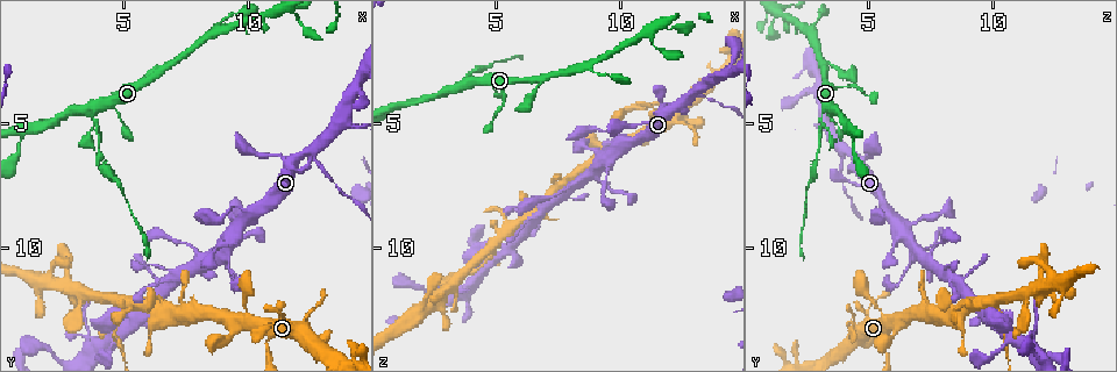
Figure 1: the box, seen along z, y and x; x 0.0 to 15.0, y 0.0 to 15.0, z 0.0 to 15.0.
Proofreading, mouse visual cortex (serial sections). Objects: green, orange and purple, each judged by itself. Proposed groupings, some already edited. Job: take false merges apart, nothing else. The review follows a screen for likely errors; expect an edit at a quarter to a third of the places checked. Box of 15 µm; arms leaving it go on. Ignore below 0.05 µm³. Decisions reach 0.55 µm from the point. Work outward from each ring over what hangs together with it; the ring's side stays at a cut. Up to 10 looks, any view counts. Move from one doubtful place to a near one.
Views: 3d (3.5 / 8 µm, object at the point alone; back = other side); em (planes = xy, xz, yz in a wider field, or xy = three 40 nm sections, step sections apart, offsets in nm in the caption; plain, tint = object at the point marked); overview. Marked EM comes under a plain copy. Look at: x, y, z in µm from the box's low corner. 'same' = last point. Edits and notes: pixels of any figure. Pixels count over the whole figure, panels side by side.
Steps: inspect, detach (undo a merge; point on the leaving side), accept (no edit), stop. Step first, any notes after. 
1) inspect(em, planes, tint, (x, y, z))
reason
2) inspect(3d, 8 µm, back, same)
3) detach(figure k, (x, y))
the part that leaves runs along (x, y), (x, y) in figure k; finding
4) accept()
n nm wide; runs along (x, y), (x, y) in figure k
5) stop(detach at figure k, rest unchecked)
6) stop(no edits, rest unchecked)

inspect(3d, 8 µm, (4.8, 12.2, 10.0))
three arms meet

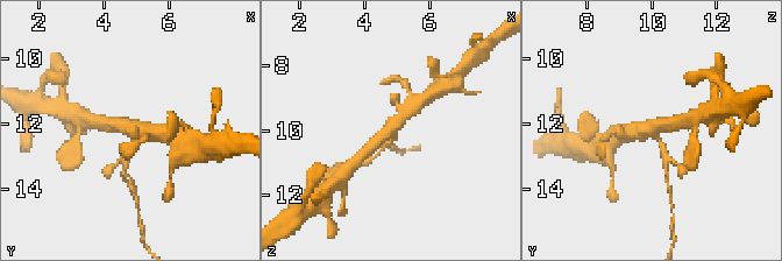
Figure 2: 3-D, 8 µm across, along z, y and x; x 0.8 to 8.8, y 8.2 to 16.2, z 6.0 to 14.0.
inspect(em, xy, step 3, tint, (4.8, 12.2, 10.0))
3 arms; arms of 200, 400, 500 nm; need the tissue

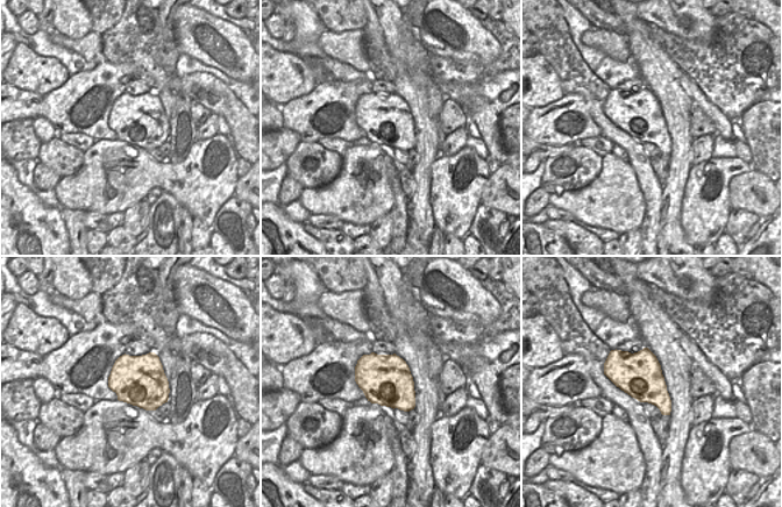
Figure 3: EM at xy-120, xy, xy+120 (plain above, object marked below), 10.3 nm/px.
detach(figure 2, (130, 183))
a second cell is stuck on

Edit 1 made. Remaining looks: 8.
inspect(overview)

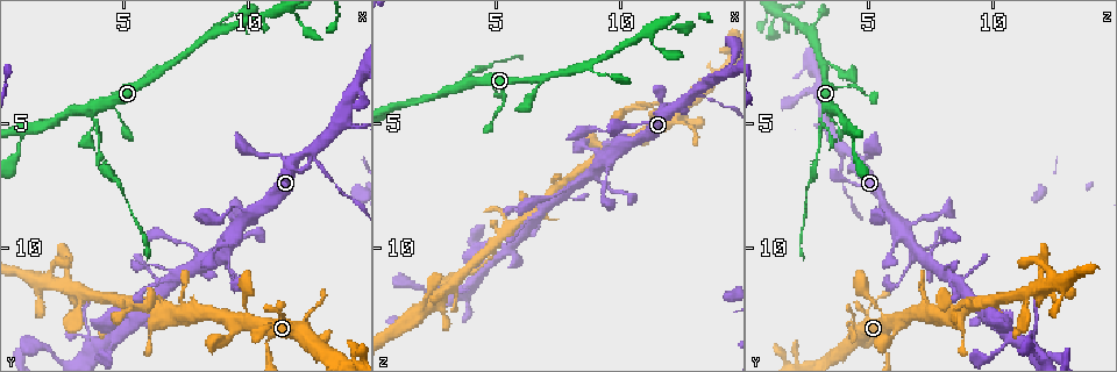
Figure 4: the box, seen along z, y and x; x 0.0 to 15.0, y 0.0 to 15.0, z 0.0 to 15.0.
inspect(3d, 3.5 µm, (6.0, 12.2, 8.2))

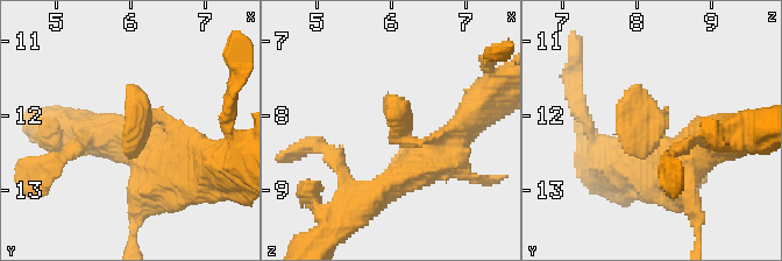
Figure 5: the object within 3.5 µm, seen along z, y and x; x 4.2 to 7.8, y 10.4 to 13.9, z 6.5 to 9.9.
inspect(em, xy, step 2, tint, (6.15, 12.10, 8.25))

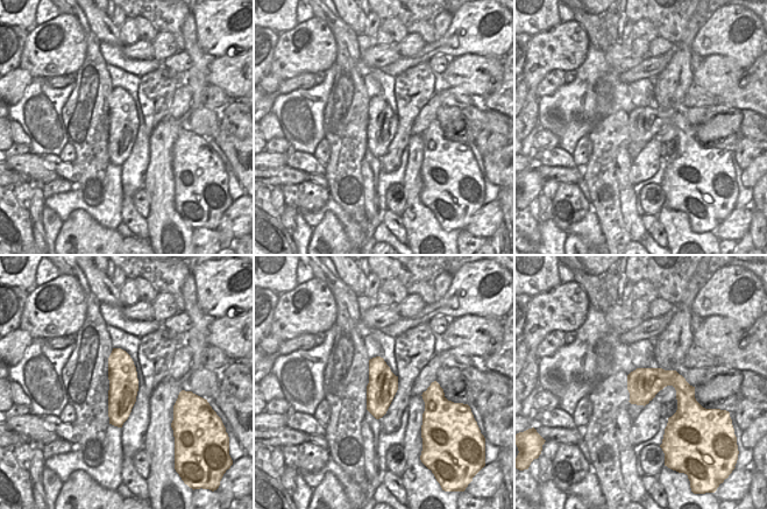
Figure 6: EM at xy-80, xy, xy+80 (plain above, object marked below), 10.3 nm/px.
accept()
runs along (449, 143), (406, 140), (385, 107) in figure 5; all the same cell

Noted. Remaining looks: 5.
inspect(3d, 3.5 µm, back, (12.5, 6.1, 4.1))
three arms meet

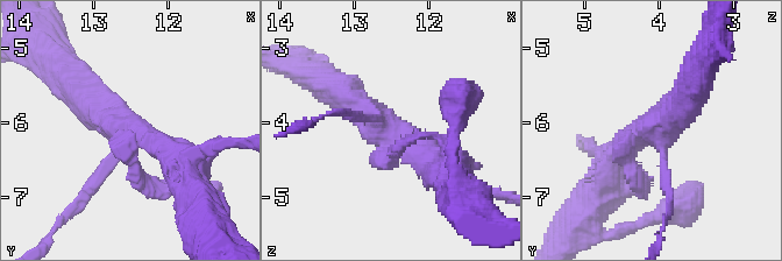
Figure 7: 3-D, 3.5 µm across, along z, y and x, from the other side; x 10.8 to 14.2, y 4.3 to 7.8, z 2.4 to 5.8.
detach(figure 7, (87, 190))
the part that leaves runs along (112, 160), (48, 242) in figure 7; a second cell is stuck on

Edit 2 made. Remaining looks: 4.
inspect(overview)

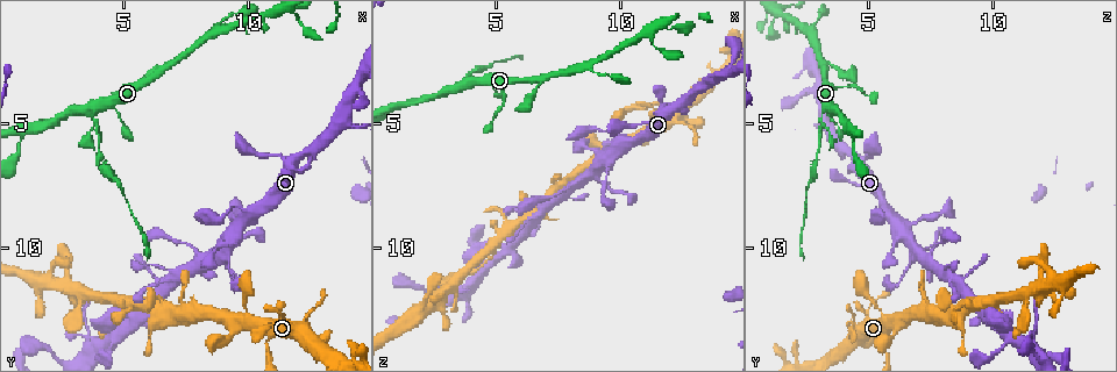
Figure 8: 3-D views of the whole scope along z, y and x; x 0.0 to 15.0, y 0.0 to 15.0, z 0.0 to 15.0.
inspect(3d, 8 µm, (6.7, 2.8, 3.3))
a fork

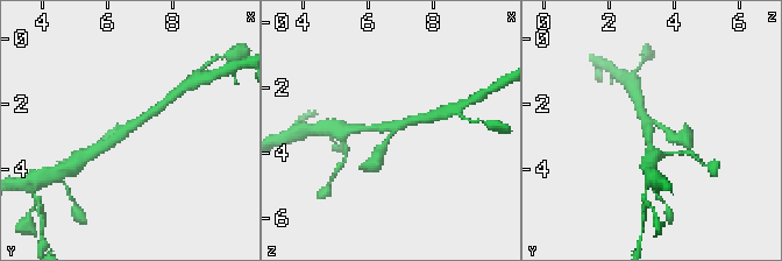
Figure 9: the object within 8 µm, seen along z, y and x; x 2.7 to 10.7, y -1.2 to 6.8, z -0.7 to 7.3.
inspect(3d, 3.5 µm, (6.8, 2.7, 3.2))
zoom in

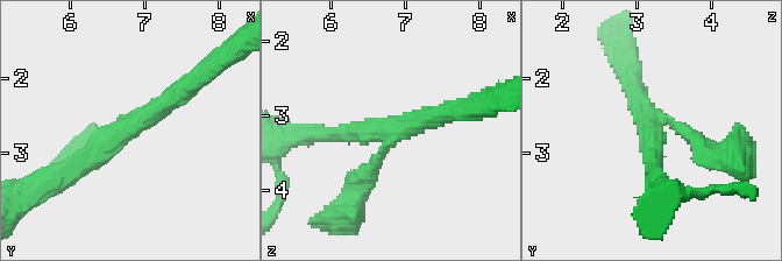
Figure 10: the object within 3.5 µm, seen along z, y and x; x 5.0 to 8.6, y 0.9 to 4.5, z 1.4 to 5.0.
inspect(em, planes, tint, (6.75, 2.75, 3.25))
3 arms; arms of 250, 250, 300 nm; now the EM

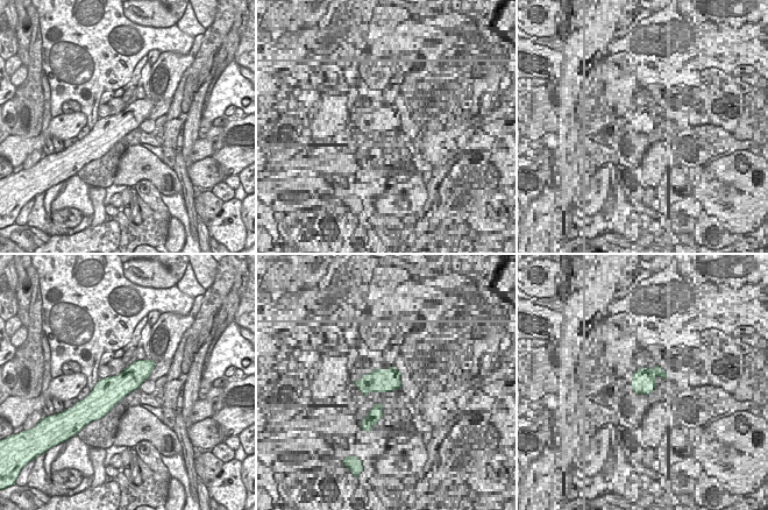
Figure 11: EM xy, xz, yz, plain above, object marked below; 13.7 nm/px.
accept()
one cell here

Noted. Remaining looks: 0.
stop(detach at figure 2, detach at figure 7, rest unchecked)

